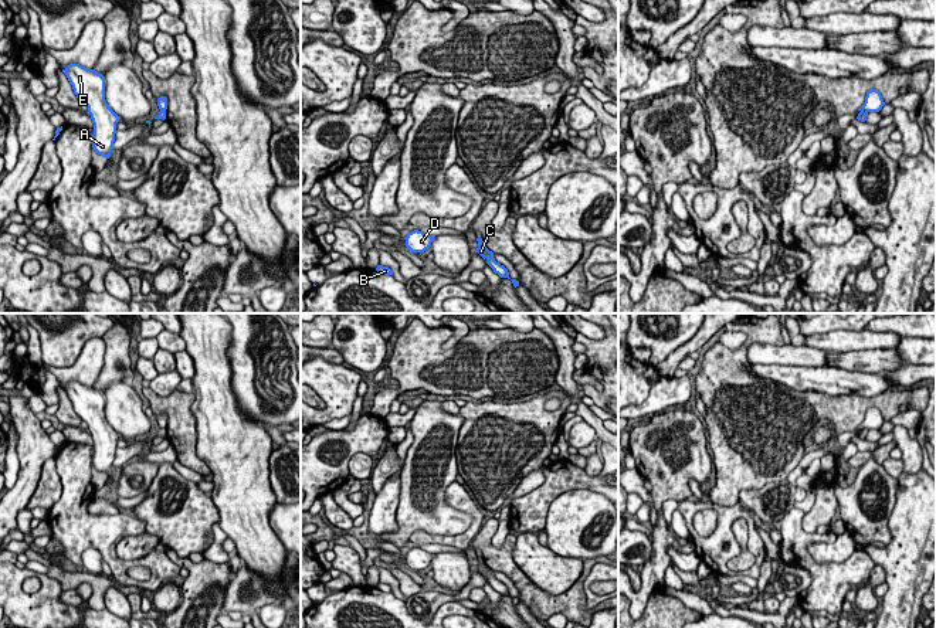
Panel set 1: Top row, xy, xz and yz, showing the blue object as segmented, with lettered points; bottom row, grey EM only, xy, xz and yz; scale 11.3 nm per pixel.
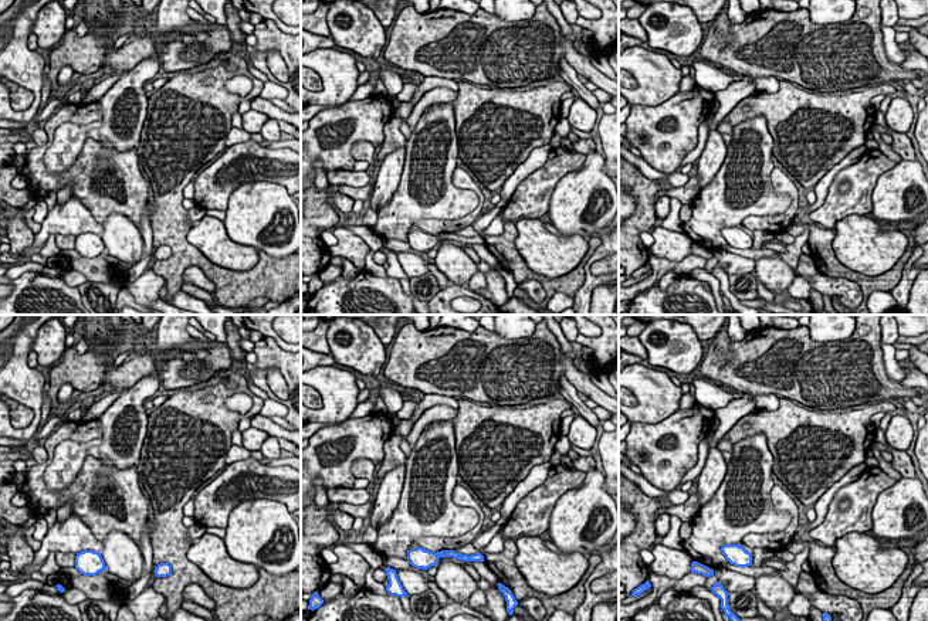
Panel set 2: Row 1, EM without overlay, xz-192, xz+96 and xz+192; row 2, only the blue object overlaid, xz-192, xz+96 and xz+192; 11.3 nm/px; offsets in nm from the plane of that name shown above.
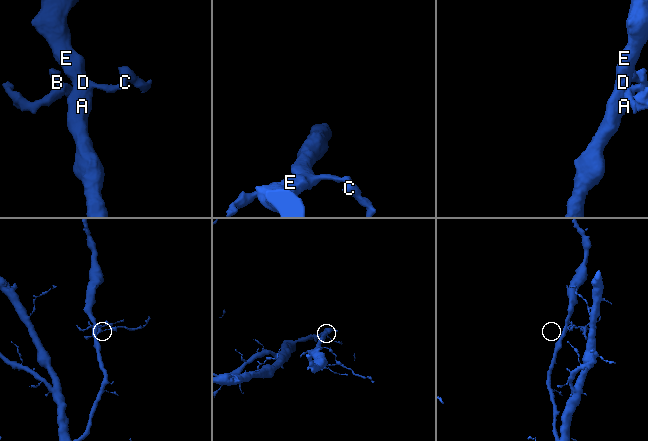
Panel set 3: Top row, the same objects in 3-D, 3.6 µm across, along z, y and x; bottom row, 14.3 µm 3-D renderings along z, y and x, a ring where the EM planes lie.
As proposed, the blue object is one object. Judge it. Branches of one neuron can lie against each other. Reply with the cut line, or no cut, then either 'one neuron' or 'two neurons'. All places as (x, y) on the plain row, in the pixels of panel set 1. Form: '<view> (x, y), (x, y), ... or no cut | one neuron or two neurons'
xz (477, 556), (482, 560) | two neurons

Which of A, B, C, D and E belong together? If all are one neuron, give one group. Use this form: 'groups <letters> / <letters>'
groups A D E / B C

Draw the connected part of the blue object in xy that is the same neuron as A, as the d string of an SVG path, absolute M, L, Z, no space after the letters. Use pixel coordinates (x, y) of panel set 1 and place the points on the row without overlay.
M69 381L62 390L72 403L77 415L88 424L88 431L94 441L94 452L91 454L94 468L109 476L113 466L116 441L121 435L106 421L104 393L79 381Z

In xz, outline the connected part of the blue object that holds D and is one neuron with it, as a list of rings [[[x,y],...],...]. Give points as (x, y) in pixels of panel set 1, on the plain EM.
[[[414,547],[407,551],[406,557],[406,564],[411,570],[424,570],[431,564],[431,560],[434,559],[435,553],[428,553],[423,549]]]

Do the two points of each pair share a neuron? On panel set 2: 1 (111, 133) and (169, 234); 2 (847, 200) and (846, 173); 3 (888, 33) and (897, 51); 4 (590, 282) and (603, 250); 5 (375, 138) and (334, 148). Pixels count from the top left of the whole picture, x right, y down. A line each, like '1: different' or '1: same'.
1: different
2: same
3: same
4: same
5: same

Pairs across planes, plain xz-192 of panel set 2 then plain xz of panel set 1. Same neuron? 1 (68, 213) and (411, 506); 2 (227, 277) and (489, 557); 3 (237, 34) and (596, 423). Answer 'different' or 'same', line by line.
1: different
2: same
3: same

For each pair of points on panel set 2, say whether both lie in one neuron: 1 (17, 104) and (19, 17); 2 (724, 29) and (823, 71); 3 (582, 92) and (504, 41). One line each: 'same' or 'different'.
1: different
2: same
3: different

